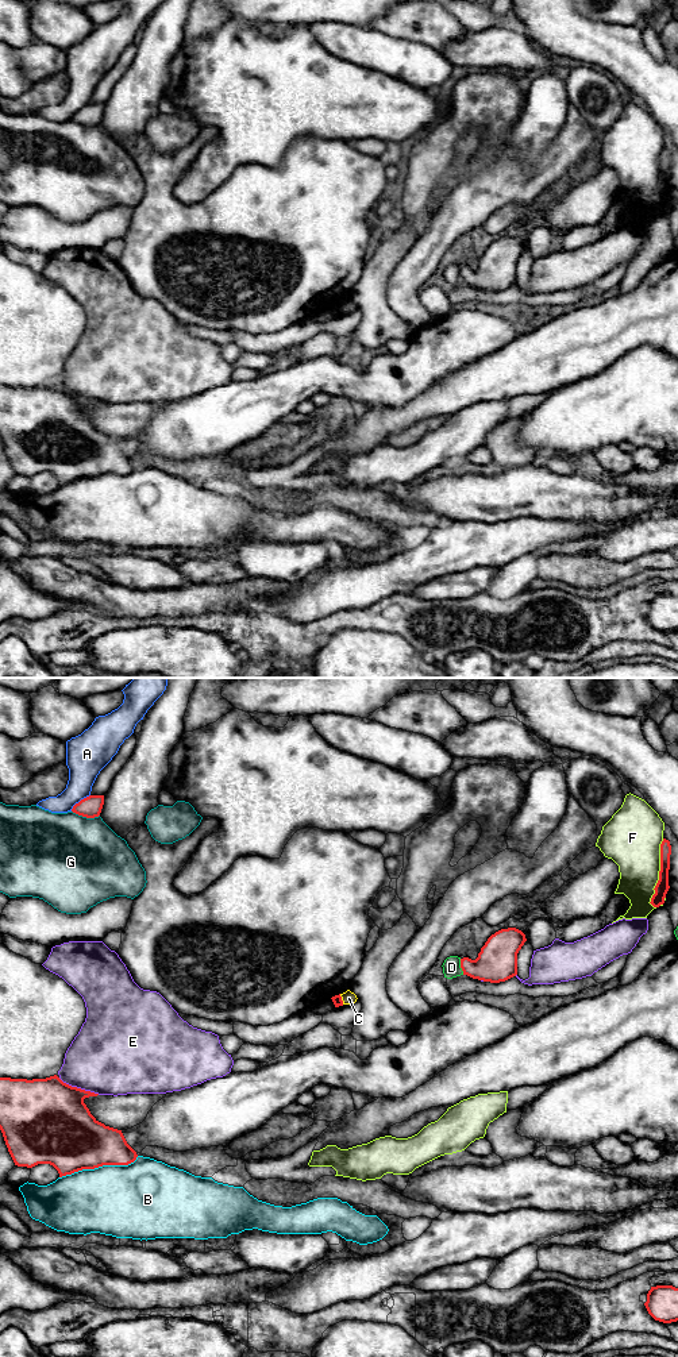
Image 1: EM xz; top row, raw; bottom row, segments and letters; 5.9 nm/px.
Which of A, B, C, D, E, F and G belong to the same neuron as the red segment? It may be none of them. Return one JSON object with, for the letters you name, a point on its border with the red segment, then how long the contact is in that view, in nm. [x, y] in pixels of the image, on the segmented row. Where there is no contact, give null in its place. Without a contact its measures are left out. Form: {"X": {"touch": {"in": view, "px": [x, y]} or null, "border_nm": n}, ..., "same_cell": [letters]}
{"same_cell": []}

